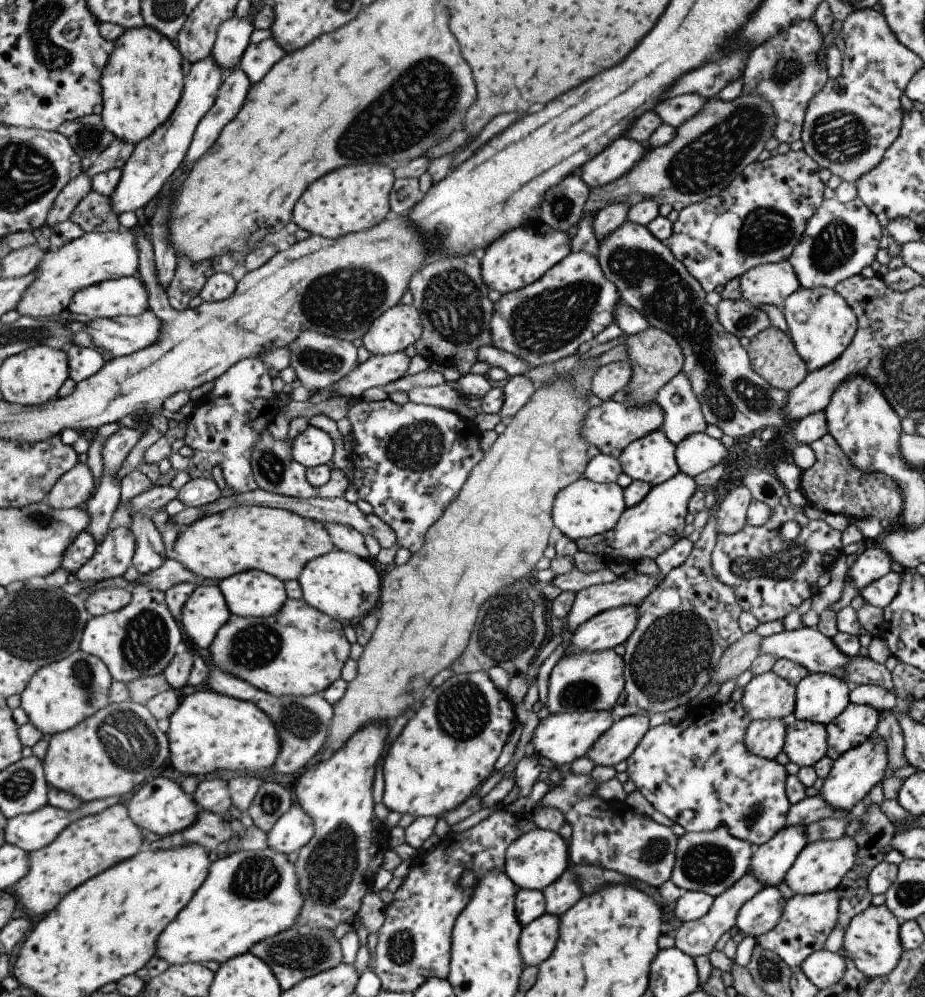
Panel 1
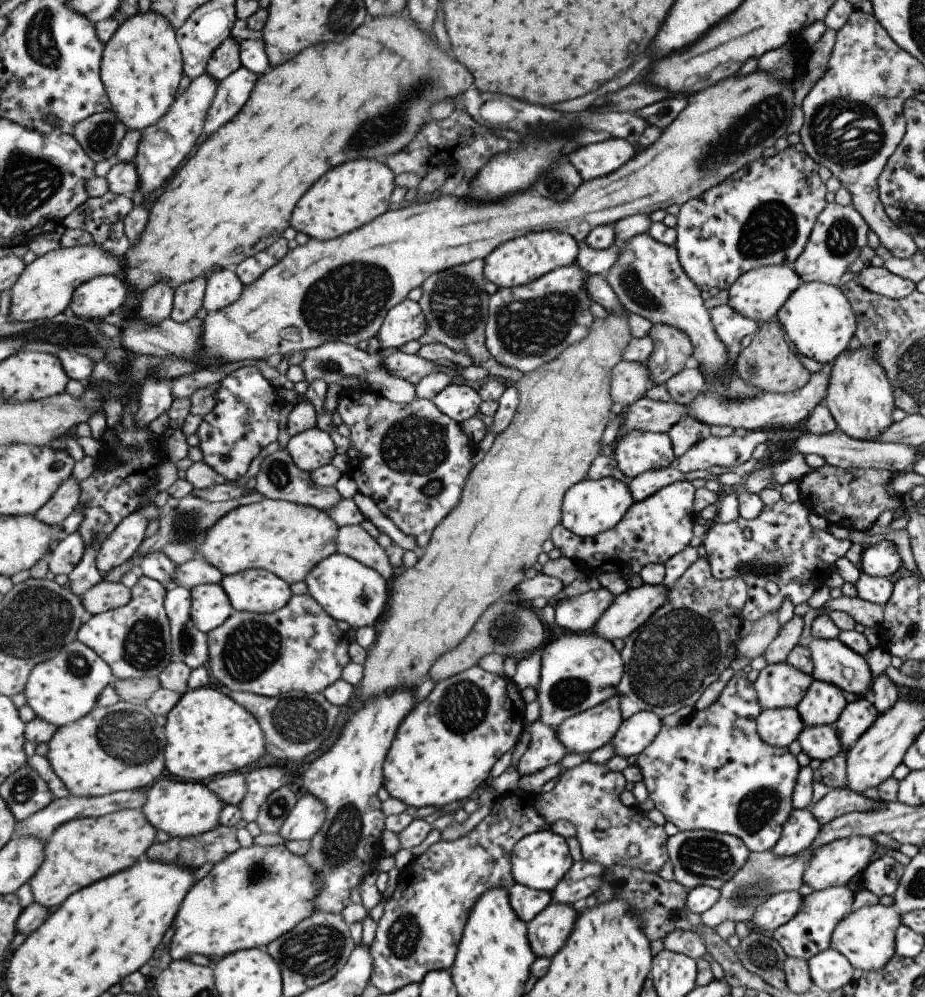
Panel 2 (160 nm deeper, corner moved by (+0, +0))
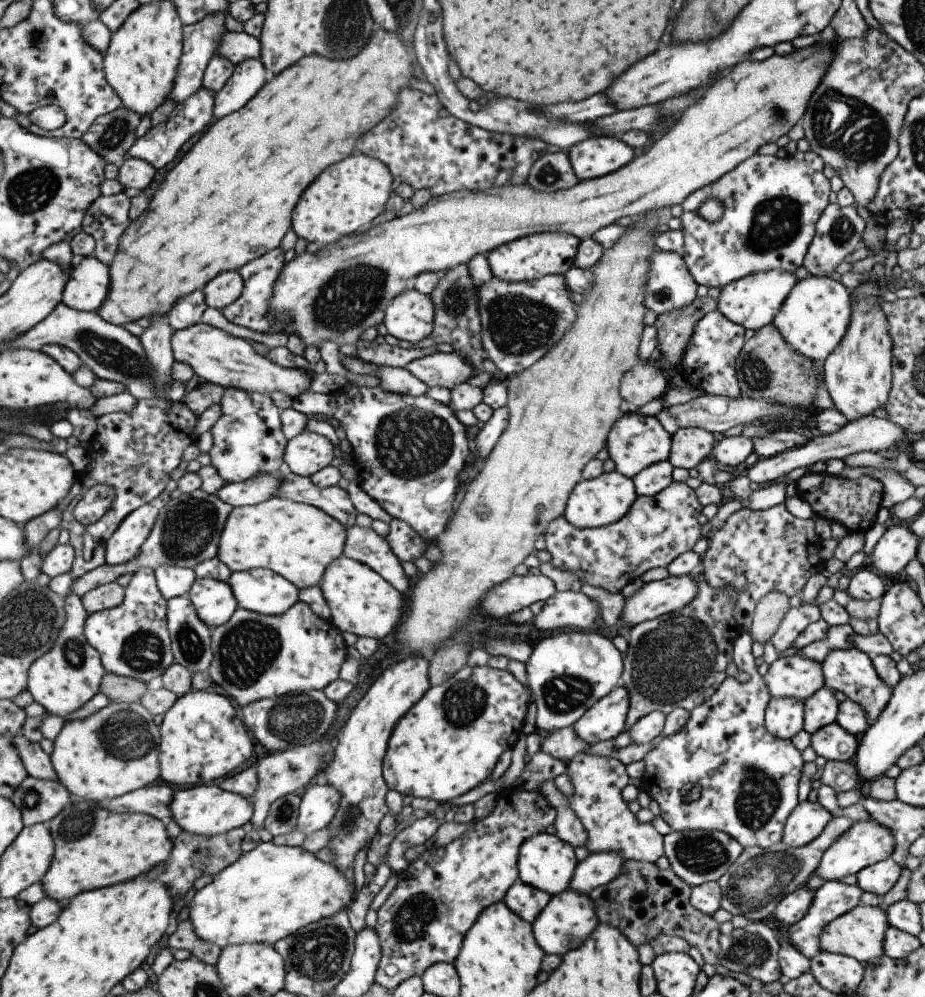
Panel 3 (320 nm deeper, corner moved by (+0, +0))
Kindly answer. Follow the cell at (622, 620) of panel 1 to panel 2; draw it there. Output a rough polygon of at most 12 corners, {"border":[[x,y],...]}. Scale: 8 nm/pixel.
{"border":[[642,583],[614,597],[591,632],[609,642],[639,632],[668,587]]}

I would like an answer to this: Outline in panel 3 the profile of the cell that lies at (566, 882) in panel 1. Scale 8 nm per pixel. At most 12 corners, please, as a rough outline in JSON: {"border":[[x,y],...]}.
{"border":[[611,851],[575,865],[567,889],[587,895],[613,880],[625,861]]}

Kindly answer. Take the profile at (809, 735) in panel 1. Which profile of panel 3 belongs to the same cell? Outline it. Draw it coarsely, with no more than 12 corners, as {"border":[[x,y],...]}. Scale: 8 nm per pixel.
{"border":[[837,723],[810,736],[826,761],[849,761],[858,738]]}

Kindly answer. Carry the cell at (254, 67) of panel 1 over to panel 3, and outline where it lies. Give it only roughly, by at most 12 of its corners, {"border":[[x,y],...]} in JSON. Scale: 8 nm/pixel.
{"border":[[242,30],[227,31],[216,55],[239,64],[259,59],[262,42]]}

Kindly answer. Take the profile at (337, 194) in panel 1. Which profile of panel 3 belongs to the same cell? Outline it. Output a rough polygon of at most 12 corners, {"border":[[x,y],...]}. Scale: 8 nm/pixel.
{"border":[[355,152],[303,192],[292,230],[338,243],[383,214],[390,168]]}

